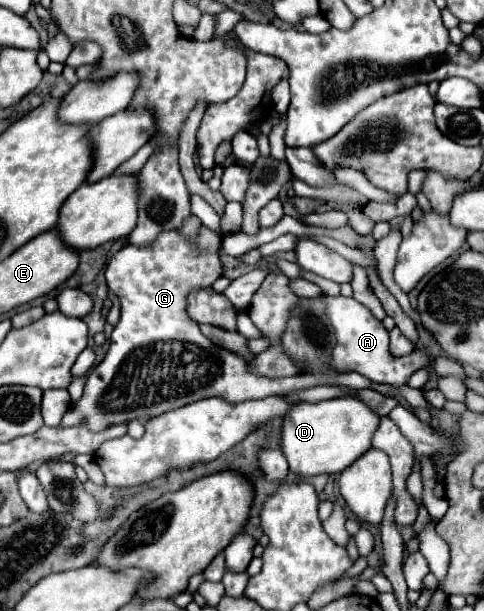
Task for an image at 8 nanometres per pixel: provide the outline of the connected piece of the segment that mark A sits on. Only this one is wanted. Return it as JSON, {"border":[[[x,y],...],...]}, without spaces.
{"border":[[[326,297],[328,303],[328,319],[336,333],[336,347],[332,351],[332,369],[344,373],[344,371],[356,371],[364,377],[368,377],[372,383],[384,383],[392,387],[402,387],[408,383],[410,375],[422,367],[428,367],[432,363],[432,357],[426,349],[418,347],[410,355],[394,357],[390,353],[388,345],[388,331],[382,327],[382,321],[374,319],[374,315],[356,299],[346,297]]]}

